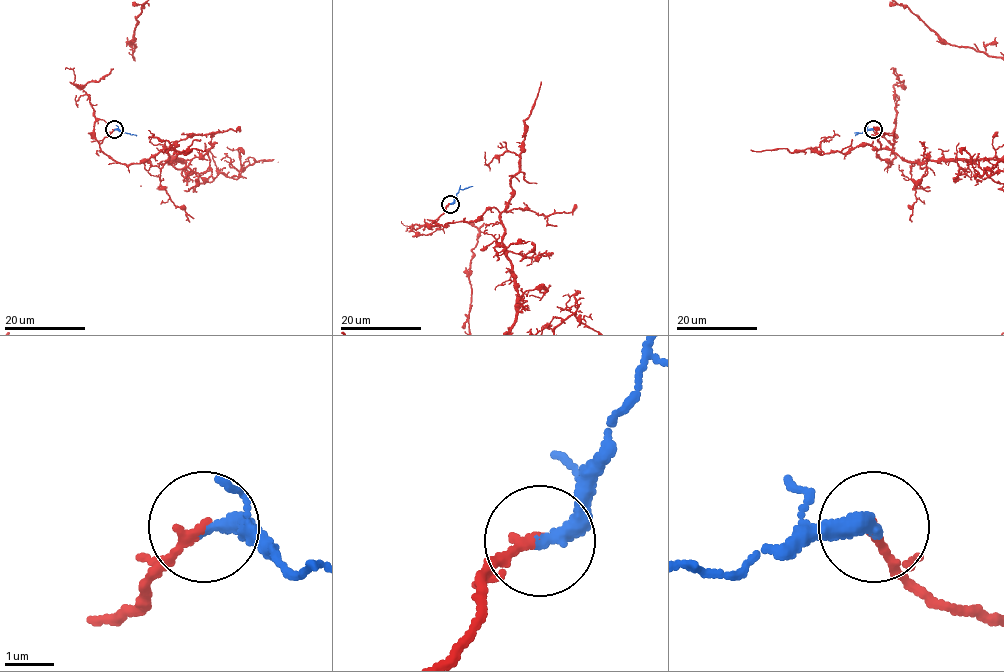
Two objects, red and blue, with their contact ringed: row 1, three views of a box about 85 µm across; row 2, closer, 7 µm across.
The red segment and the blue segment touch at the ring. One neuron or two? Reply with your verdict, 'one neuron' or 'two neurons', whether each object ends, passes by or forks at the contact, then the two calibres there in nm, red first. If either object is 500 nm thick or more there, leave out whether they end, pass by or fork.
one neuron | red ends | blue ends | 200/320 nm

